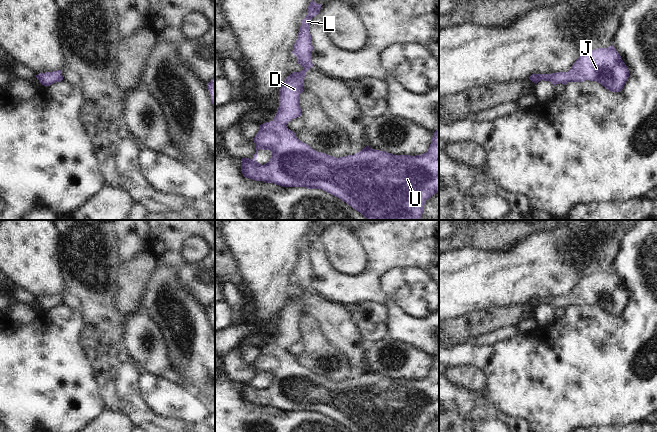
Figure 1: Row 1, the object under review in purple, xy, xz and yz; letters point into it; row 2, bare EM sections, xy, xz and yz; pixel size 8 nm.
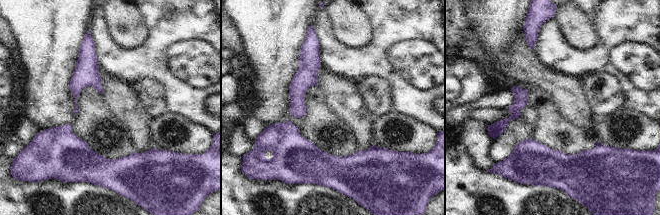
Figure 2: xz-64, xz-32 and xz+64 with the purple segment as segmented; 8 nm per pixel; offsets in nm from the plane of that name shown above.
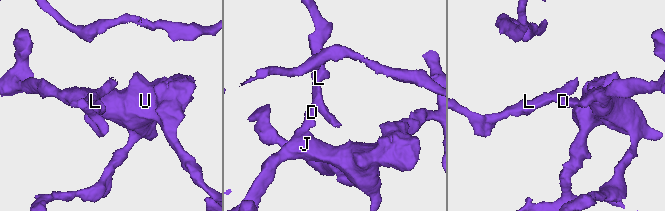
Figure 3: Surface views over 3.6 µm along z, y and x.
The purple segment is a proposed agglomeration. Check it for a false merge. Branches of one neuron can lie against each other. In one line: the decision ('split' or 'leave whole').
leave whole

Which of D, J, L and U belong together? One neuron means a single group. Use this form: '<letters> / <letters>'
D J L U

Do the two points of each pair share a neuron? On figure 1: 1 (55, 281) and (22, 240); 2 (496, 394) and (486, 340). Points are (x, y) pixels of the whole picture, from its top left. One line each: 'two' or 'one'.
1: one
2: two

